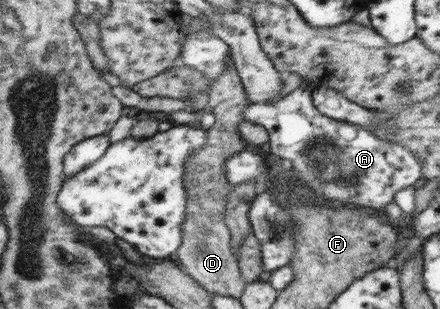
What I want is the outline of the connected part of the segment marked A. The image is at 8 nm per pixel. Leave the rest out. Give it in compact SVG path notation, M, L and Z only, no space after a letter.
M303 80L298 89L274 103L254 102L244 111L245 119L258 123L269 133L267 151L283 158L294 171L294 179L302 181L310 191L322 196L327 203L345 203L347 206L366 207L372 210L384 210L394 201L395 193L413 186L423 177L422 158L398 142L385 140L374 132L359 125L330 119L320 112L314 104L313 86Z

